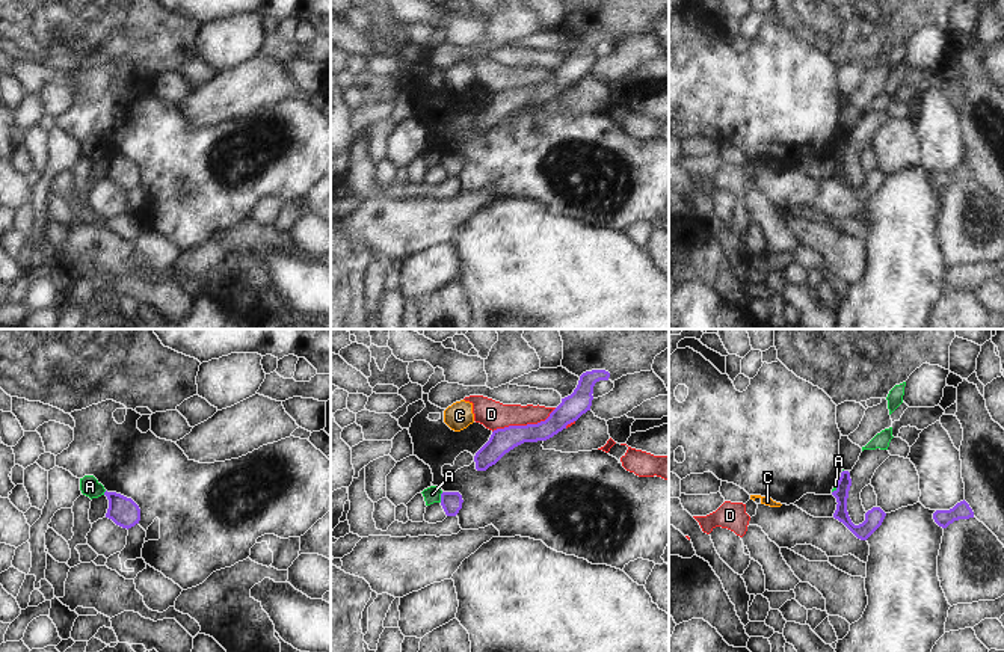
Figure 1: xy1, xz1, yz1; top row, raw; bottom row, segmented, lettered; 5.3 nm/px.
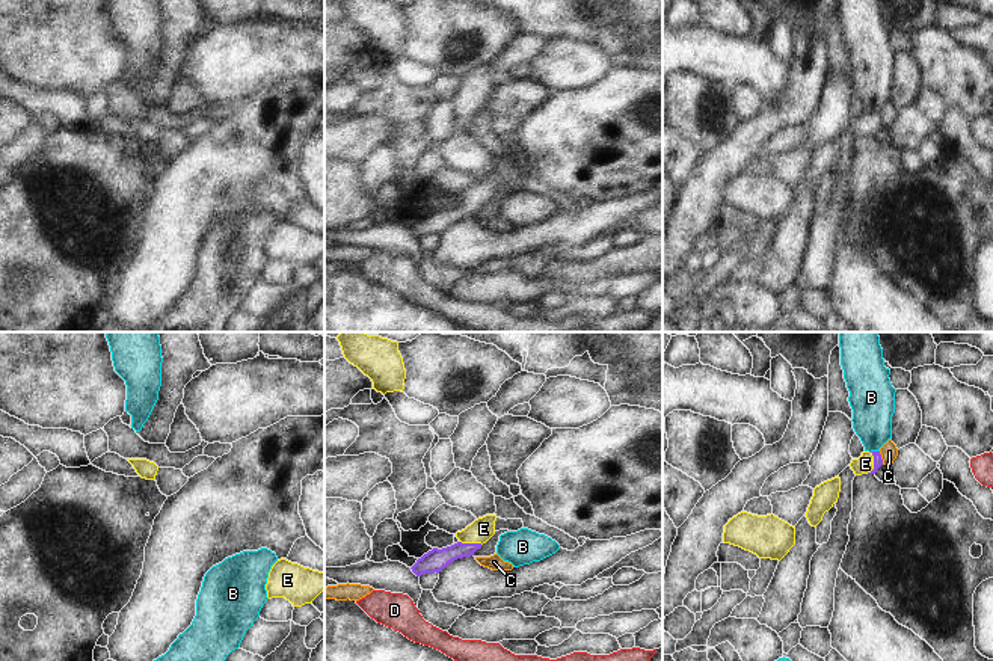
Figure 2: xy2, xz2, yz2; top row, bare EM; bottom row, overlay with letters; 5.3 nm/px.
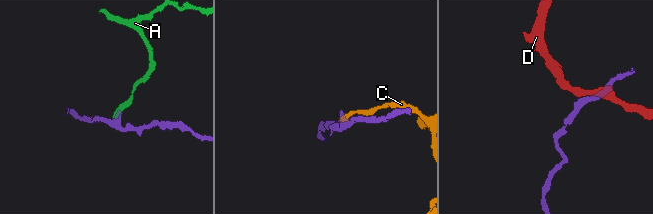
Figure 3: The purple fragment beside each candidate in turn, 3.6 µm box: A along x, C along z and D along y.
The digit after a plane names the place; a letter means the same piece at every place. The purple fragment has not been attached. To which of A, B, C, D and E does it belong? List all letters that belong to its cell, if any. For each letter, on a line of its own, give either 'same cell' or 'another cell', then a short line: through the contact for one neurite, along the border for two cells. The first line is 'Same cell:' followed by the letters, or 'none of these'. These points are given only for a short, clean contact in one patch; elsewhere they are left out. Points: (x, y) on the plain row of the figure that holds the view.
Same cell: E
A: another cell | xz1 (443, 154), (440, 163)
B: another cell | yz2 (879, 112), (870, 113)
C: another cell | yz2 (879, 113), (883, 126)
D: another cell | xz1 (556, 70), (536, 85), (509, 86), (492, 94)
E: same cell | xz2 (435, 222), (471, 205), (483, 190)

